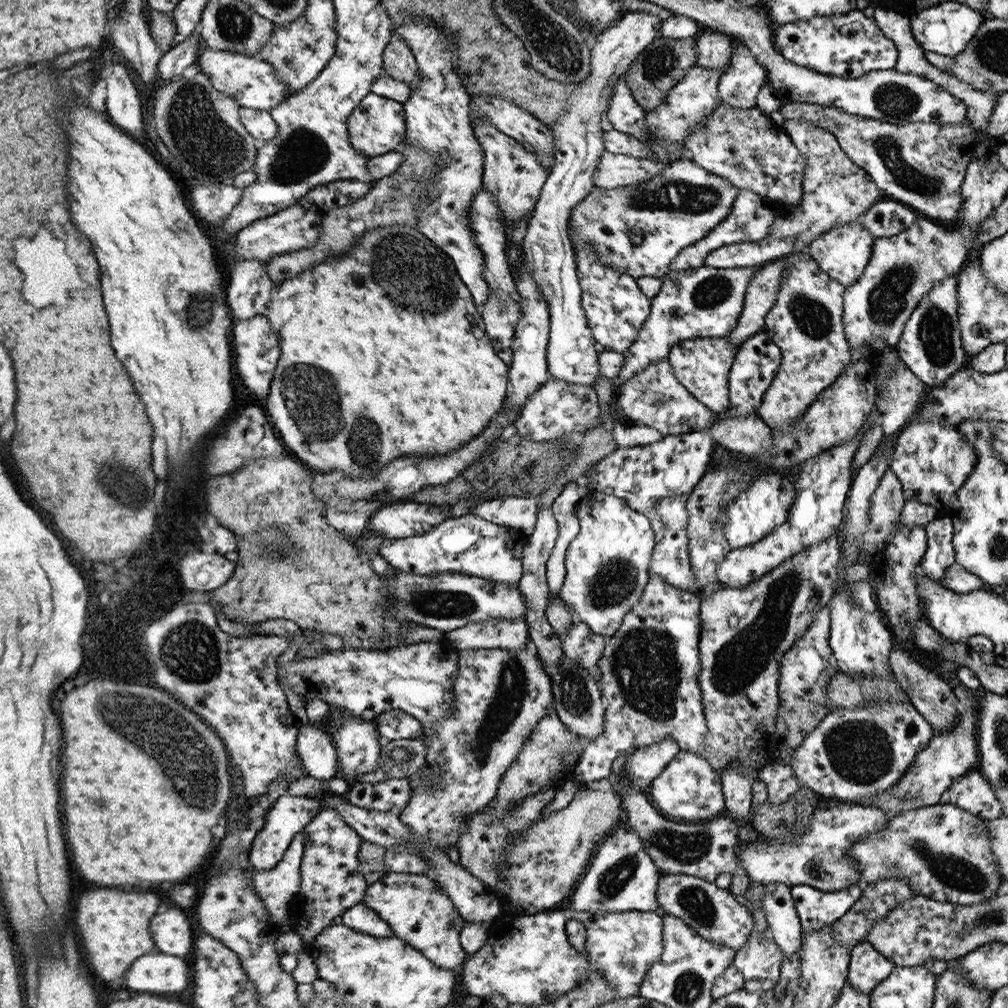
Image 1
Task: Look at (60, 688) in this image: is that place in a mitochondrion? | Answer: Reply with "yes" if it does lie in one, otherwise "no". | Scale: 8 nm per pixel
no

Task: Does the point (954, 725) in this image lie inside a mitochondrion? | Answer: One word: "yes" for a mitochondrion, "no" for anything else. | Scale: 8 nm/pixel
no

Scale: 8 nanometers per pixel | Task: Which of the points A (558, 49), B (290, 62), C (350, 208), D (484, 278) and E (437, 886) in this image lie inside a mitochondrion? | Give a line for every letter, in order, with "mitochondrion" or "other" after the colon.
A: mitochondrion
B: mitochondrion
C: other
D: other
E: other

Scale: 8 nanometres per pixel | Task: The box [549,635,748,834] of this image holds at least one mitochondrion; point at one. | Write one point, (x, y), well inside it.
(576, 698)

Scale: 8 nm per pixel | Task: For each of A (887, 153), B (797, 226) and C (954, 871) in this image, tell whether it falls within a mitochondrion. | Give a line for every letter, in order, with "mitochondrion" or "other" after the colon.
A: mitochondrion
B: other
C: mitochondrion

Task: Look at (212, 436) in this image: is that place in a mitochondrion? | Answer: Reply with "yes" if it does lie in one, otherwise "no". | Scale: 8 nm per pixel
no

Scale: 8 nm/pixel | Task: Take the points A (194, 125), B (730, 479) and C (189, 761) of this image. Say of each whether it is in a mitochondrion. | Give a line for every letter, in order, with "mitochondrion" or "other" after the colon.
A: mitochondrion
B: mitochondrion
C: mitochondrion

